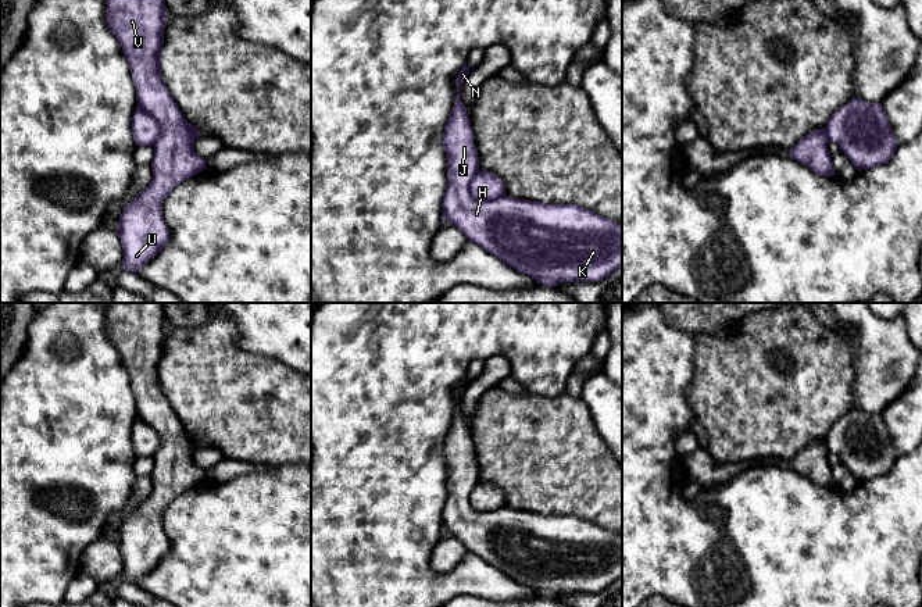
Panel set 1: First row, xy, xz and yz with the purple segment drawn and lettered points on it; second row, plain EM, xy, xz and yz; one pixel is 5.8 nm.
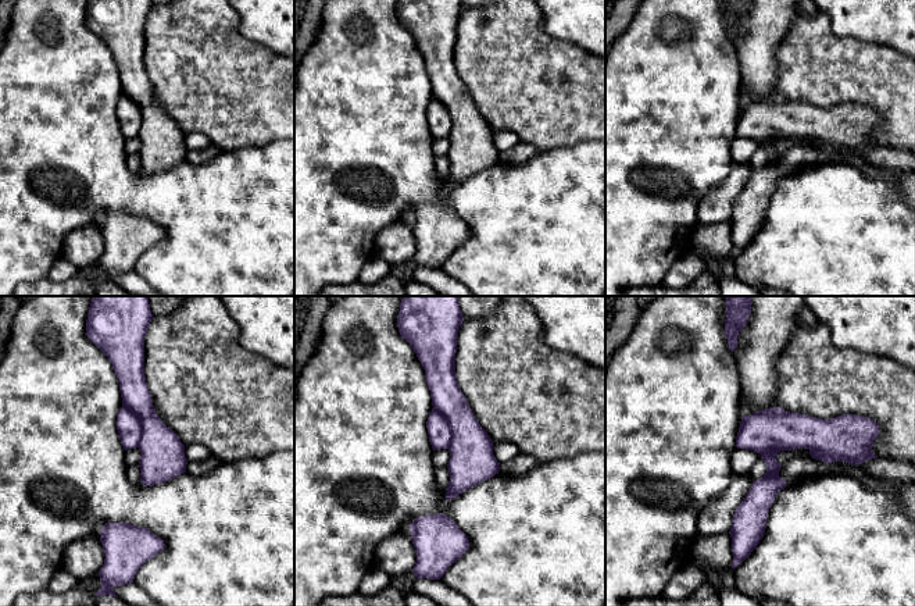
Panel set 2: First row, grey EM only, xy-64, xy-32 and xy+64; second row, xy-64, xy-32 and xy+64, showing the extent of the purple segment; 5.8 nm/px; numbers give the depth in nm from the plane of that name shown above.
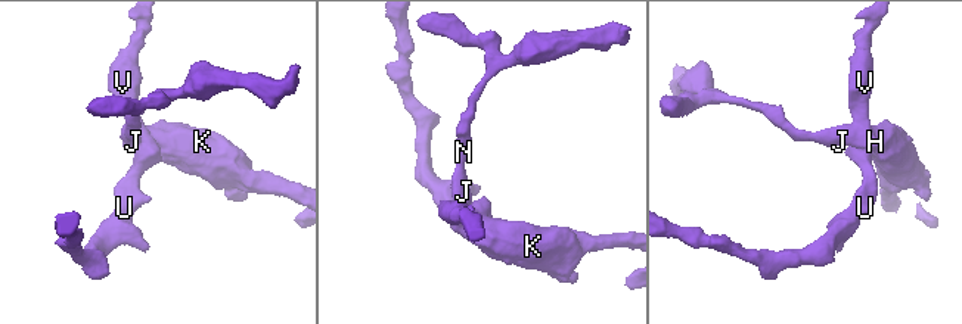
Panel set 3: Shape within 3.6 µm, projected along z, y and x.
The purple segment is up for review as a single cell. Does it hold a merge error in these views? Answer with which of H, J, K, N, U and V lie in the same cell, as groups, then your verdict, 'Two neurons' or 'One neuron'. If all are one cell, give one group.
Groups: H J K N / U V. Two neurons

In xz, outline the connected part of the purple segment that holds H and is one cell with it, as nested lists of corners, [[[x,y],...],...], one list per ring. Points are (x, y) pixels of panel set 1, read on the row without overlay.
[[[465,375],[457,389],[457,407],[443,443],[449,469],[447,499],[442,513],[443,532],[455,536],[469,553],[543,596],[596,593],[621,579],[622,535],[575,515],[543,515],[507,506],[482,513],[471,507],[469,496],[479,482],[479,468],[473,440],[461,411],[462,394],[468,383]]]

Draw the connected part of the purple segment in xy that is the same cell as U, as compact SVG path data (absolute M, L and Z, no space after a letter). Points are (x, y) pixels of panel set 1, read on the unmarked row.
M110 303L107 308L107 335L118 350L131 376L137 417L151 425L161 438L151 474L153 492L122 522L118 533L124 560L122 579L136 583L153 571L169 551L164 532L162 514L171 501L190 488L206 481L206 471L194 463L194 446L164 394L161 364L168 322L162 303Z

